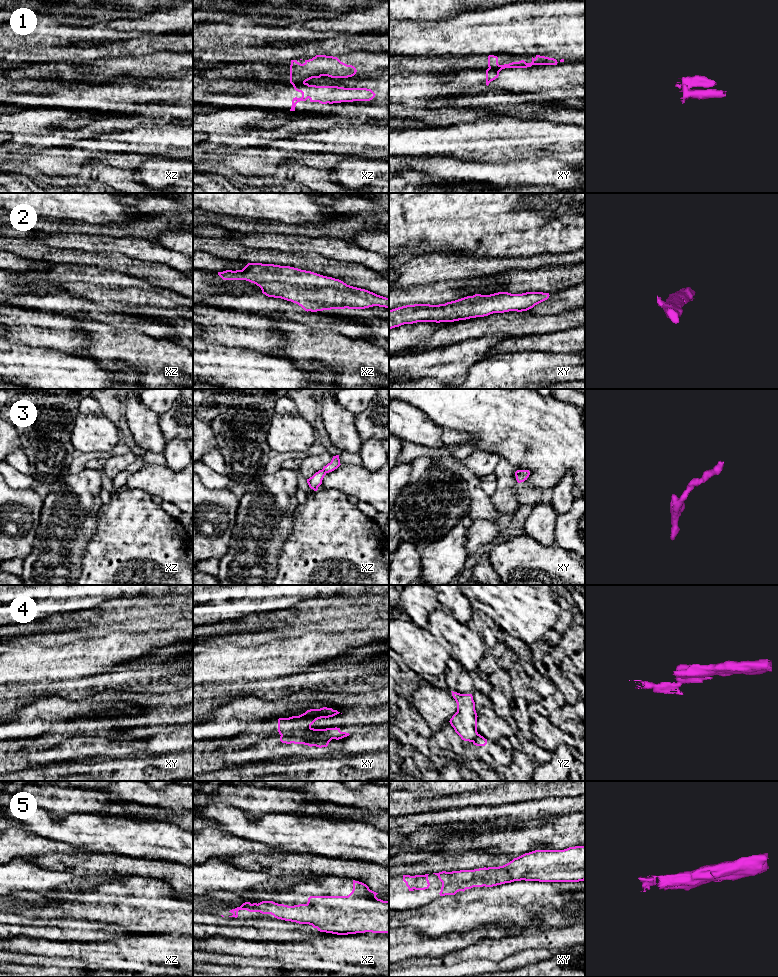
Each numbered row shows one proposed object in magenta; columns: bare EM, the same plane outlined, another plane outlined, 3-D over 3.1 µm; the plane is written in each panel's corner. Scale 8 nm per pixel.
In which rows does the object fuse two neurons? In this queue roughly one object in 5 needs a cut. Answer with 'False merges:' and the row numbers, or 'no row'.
False merges: 1, 4

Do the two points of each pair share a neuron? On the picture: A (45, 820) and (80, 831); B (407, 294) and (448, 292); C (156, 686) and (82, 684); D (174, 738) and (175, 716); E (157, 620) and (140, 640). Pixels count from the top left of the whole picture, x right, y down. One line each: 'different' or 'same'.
A: same
B: same
C: same
D: different
E: different

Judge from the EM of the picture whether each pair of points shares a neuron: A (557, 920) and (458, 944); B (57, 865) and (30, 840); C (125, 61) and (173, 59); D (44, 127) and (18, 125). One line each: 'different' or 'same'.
A: different
B: different
C: same
D: same

